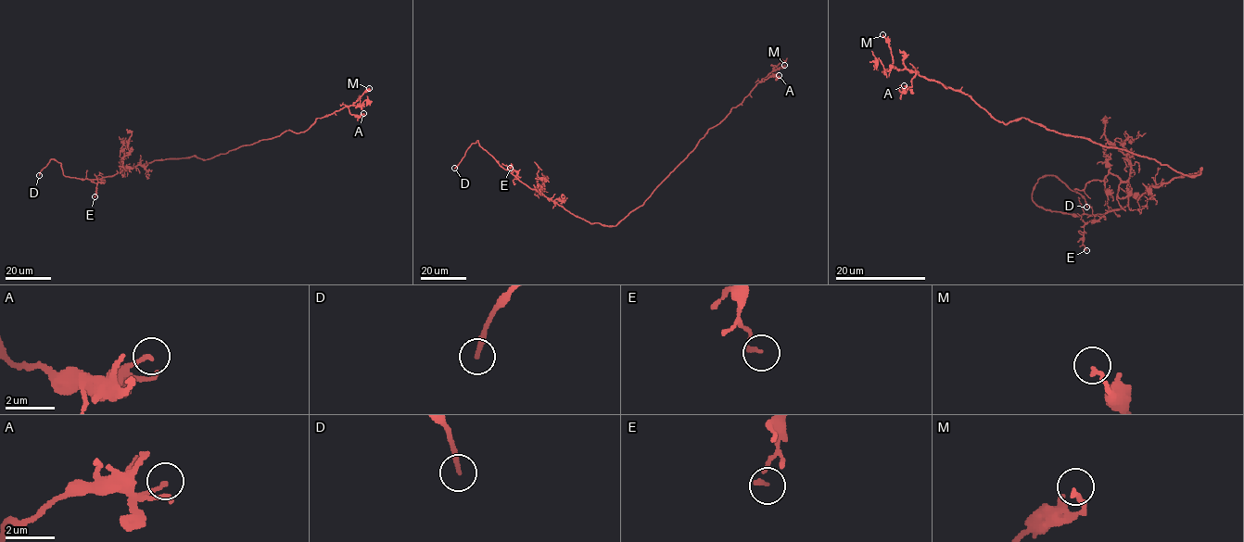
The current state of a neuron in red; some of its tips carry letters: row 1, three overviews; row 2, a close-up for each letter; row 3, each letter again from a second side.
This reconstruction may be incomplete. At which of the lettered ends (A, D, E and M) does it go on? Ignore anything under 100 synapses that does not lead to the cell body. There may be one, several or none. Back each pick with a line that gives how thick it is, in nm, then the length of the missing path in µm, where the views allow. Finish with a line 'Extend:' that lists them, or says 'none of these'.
D: 200 nm thick; about 15 µm are missing
Extend: D

